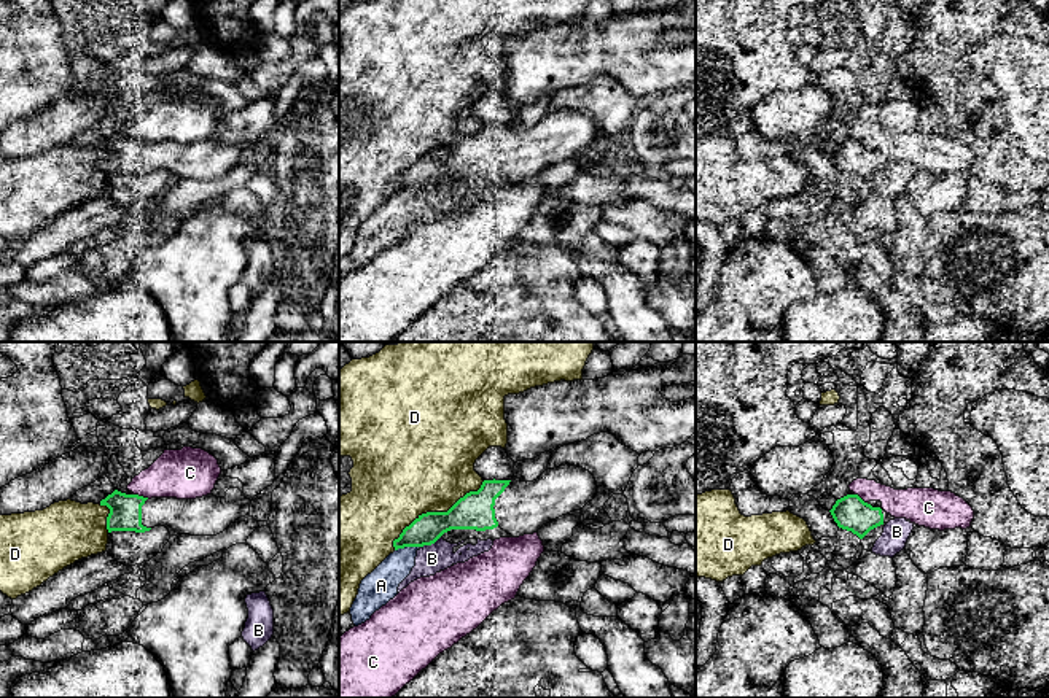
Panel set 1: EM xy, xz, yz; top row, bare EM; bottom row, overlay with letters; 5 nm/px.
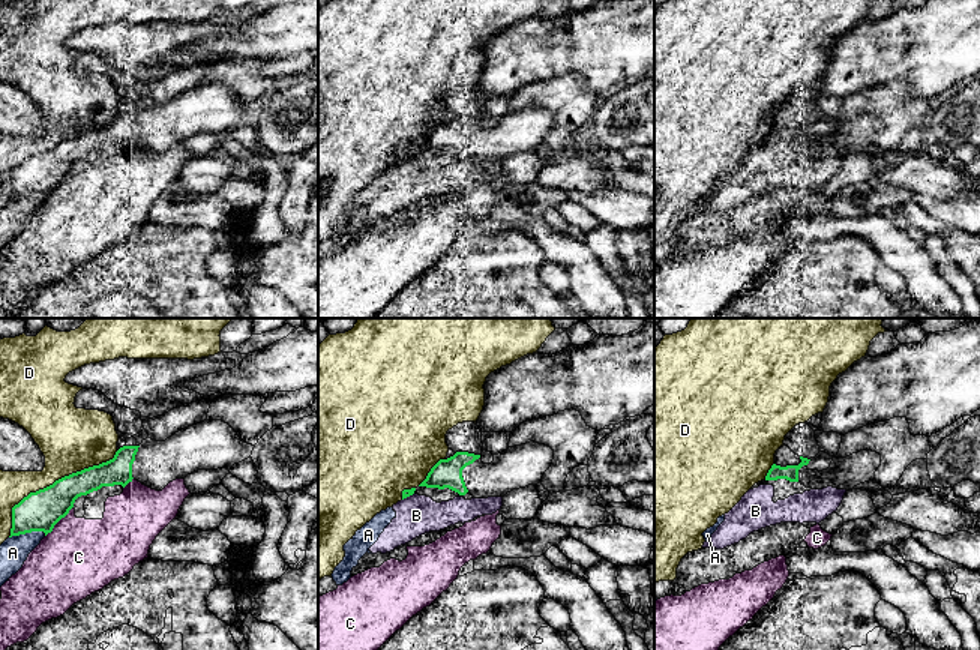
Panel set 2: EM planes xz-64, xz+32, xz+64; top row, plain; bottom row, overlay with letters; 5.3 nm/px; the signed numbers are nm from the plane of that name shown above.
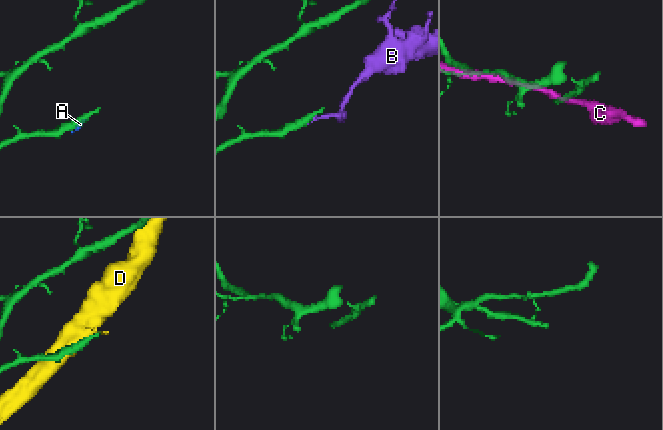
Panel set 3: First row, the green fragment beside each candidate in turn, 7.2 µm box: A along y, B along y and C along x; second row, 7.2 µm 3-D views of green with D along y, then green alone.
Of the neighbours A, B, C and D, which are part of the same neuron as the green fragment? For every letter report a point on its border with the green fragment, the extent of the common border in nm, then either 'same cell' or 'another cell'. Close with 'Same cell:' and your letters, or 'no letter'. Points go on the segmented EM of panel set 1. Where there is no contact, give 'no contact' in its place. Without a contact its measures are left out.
A: xz (406, 546) | 130 nm | another cell
B: xz (430, 544) | 120 nm | another cell
C: xy (142, 496) | 80 nm | another cell
D: xz (435, 512) | 600 nm | another cell
Same cell: no letter

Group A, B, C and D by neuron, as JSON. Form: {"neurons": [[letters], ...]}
{"neurons": [["A", "B"], ["C"], ["D"]]}

